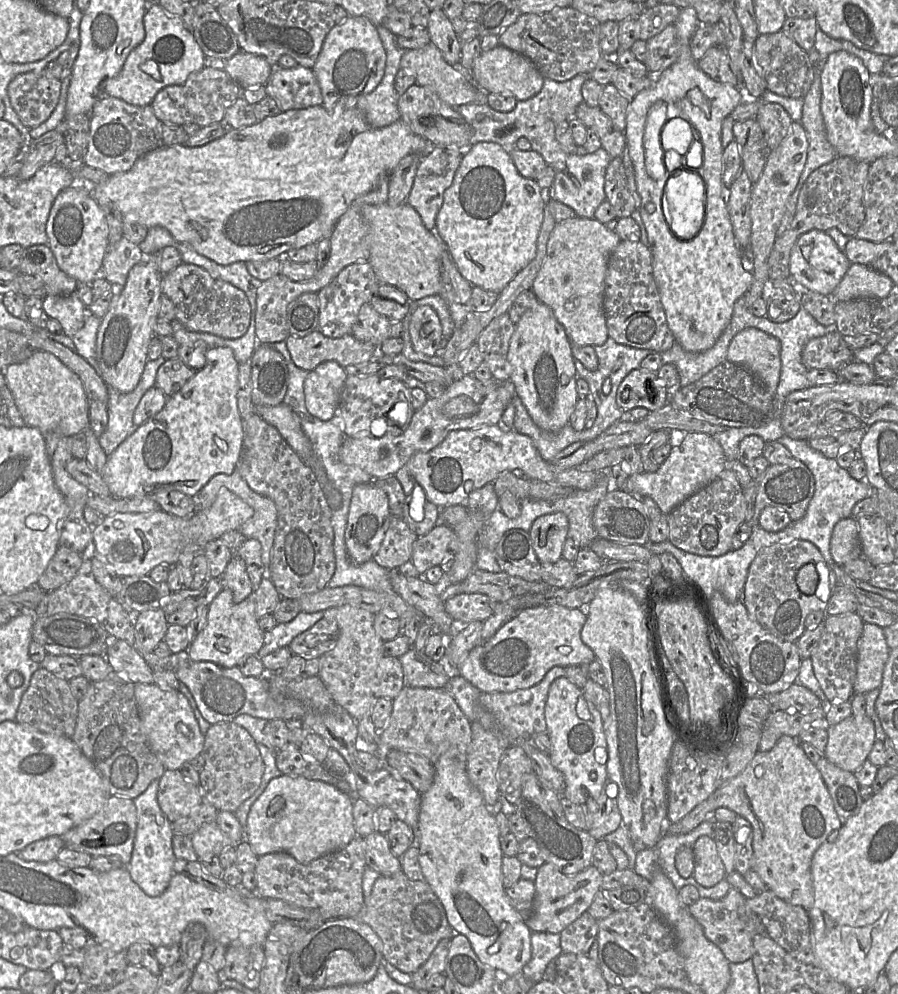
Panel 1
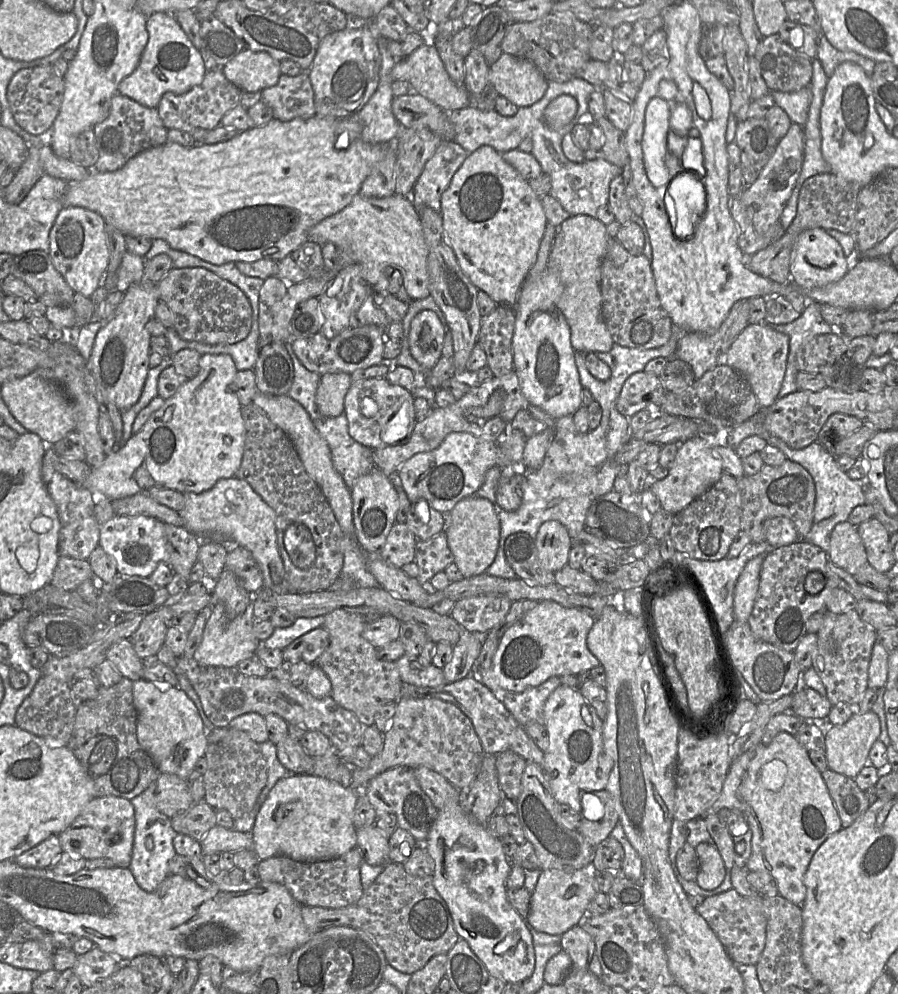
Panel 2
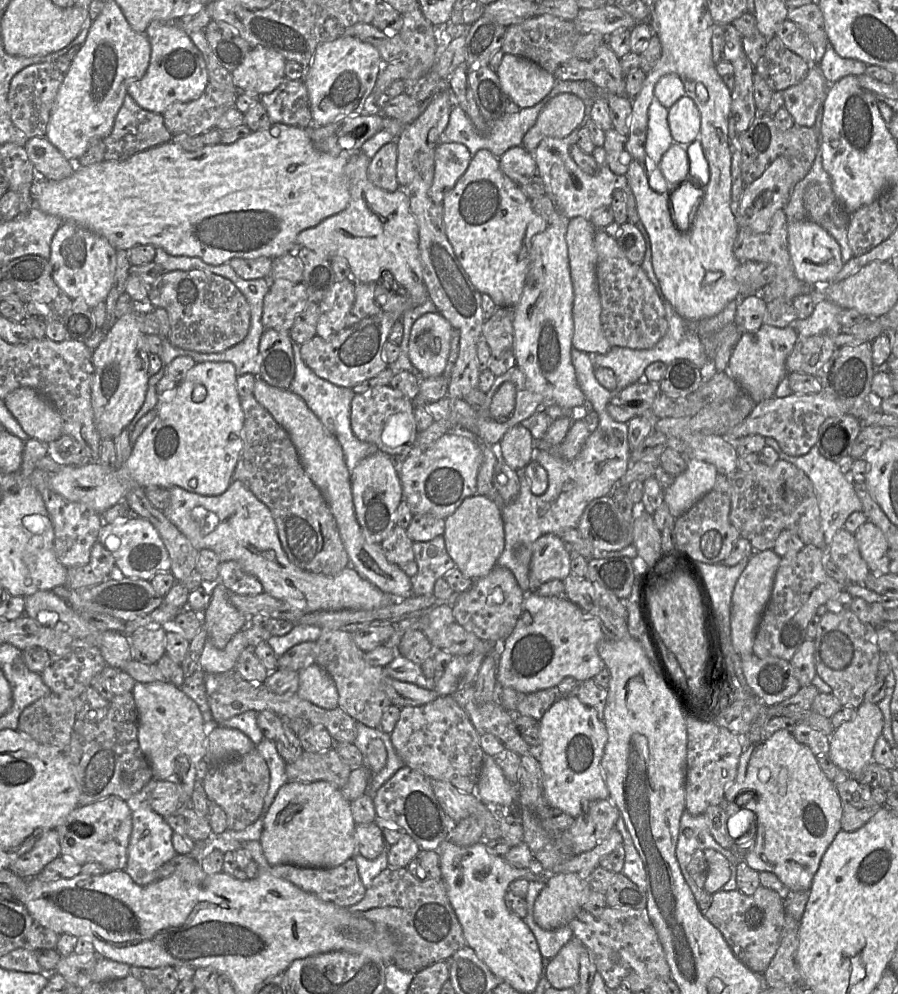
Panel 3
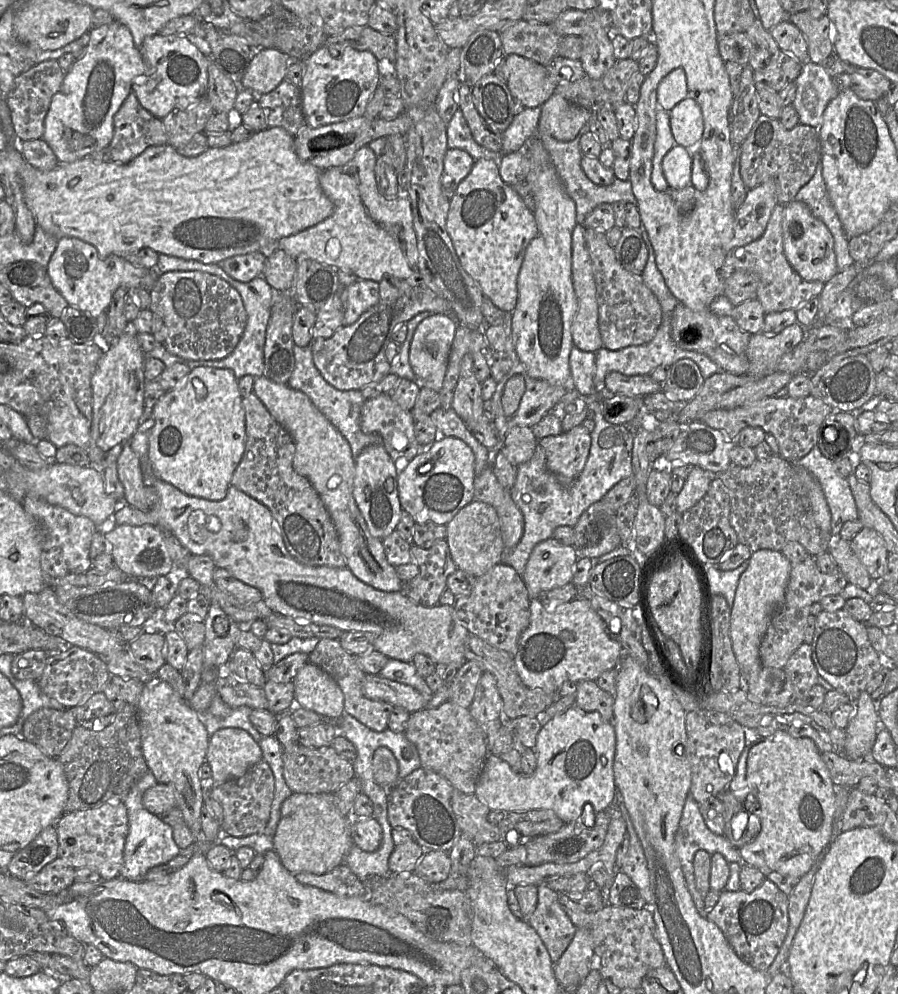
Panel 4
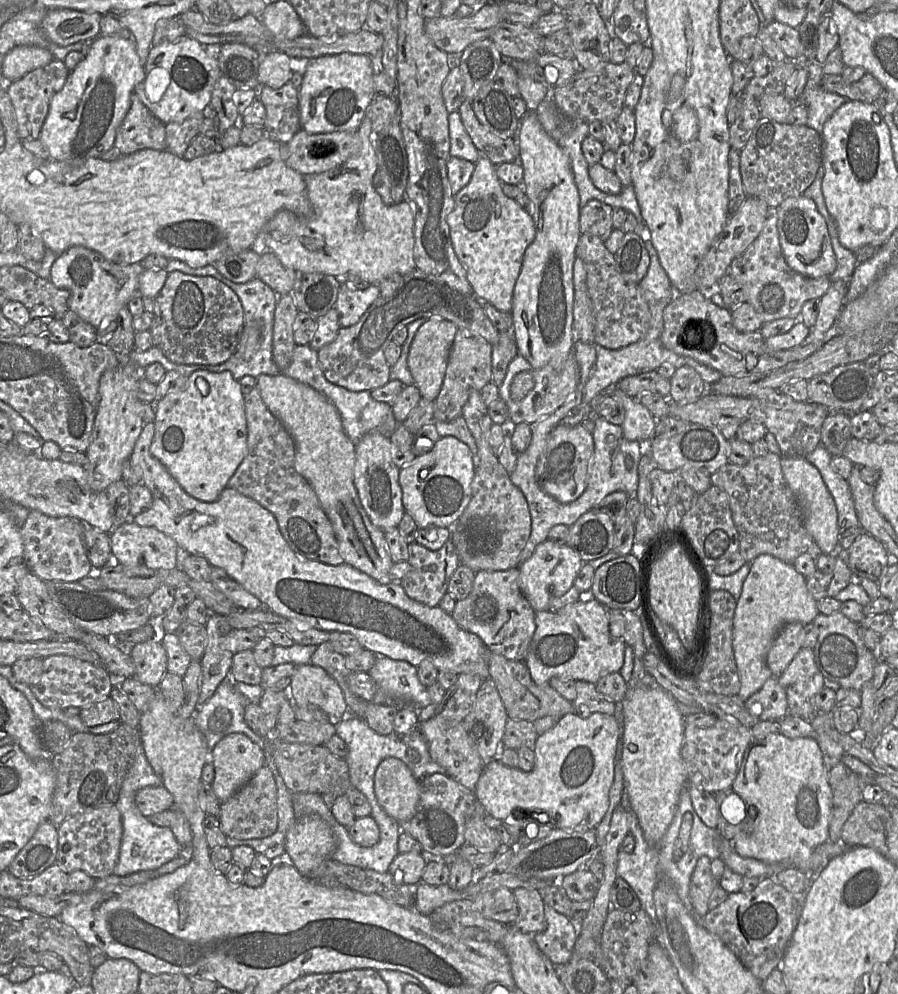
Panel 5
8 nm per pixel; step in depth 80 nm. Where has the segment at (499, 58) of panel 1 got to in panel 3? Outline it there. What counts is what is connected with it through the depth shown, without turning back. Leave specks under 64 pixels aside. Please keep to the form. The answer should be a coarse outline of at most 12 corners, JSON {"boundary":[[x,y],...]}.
{"boundary":[[505,53],[496,71],[521,109],[540,103],[557,79]]}

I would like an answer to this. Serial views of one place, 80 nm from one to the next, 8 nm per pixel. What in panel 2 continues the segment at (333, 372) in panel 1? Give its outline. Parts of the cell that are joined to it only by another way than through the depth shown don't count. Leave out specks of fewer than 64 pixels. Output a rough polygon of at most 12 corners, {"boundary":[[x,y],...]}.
{"boundary":[[343,372],[320,377],[315,402],[323,416],[344,413],[351,382]]}

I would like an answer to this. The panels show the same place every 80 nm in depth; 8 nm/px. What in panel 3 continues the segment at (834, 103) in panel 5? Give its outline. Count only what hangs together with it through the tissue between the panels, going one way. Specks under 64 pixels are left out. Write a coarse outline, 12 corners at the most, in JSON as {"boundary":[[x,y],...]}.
{"boundary":[[819,65],[782,91],[796,125],[814,127],[829,83]]}

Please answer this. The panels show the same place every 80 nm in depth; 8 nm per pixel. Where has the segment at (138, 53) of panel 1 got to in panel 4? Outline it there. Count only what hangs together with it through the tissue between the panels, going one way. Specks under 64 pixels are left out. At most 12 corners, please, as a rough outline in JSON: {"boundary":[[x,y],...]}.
{"boundary":[[157,33],[131,92],[163,119],[207,96],[209,60],[189,37]]}

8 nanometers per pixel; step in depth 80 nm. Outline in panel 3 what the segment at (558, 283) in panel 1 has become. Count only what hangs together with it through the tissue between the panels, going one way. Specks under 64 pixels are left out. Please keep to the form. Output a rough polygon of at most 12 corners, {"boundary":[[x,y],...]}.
{"boundary":[[570,219],[566,233],[574,291],[572,346],[605,354],[596,230]]}

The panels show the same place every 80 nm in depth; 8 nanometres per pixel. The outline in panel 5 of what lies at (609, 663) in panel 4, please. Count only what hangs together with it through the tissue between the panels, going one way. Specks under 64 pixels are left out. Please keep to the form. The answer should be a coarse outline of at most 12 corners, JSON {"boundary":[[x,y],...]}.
{"boundary":[[583,596],[535,614],[531,678],[596,684],[626,643],[608,609]]}

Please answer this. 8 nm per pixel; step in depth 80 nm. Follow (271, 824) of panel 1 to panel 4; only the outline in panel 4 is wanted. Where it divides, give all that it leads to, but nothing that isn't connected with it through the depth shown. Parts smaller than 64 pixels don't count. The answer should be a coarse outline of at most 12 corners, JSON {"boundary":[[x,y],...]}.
{"boundary":[[292,793],[273,850],[291,873],[322,875],[353,847],[334,794]]}

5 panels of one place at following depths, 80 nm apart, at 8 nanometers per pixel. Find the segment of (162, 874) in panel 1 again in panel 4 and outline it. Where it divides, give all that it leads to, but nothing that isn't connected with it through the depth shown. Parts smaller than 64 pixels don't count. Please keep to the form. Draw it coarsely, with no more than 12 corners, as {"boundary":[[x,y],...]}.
{"boundary":[[149,770],[123,801],[122,878],[140,881],[181,852],[173,827],[143,806]]}

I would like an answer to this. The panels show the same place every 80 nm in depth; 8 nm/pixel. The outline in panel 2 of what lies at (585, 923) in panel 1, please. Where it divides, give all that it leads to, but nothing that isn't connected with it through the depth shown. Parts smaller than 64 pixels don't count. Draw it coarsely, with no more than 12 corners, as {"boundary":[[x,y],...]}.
{"boundary":[[580,925],[561,935],[575,967],[588,968],[595,954],[592,936]]}

